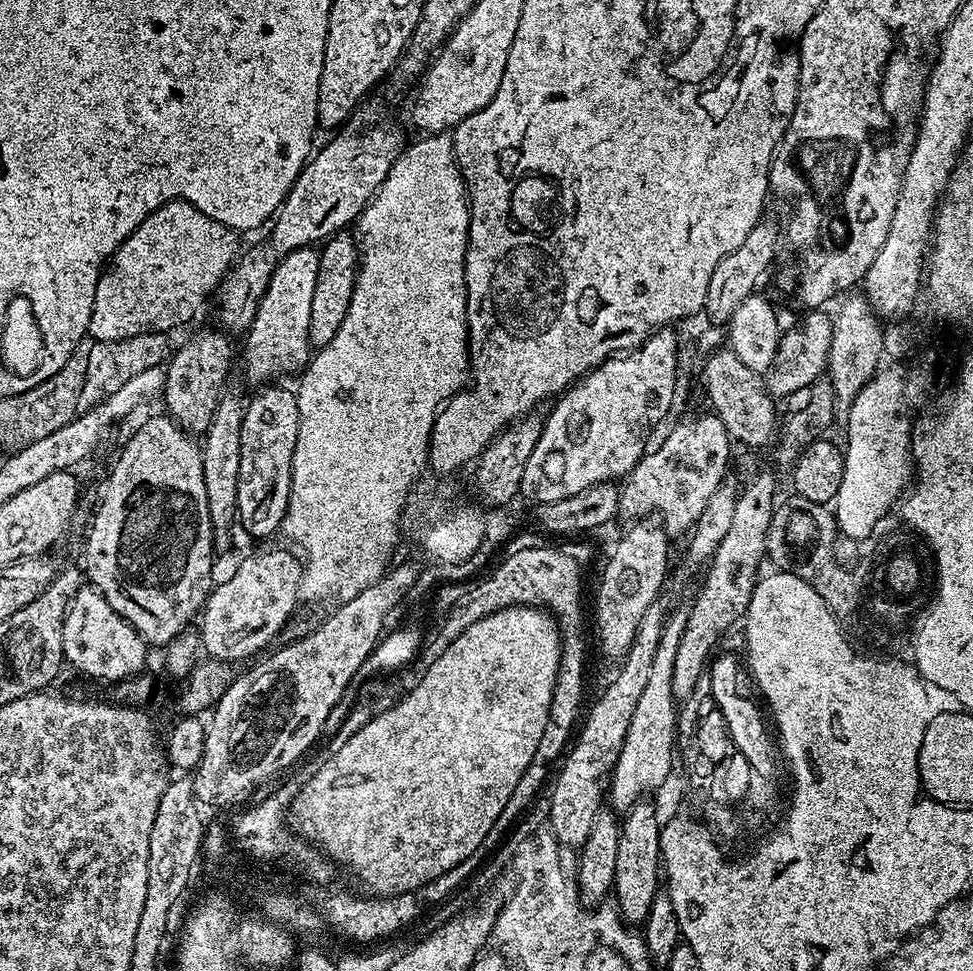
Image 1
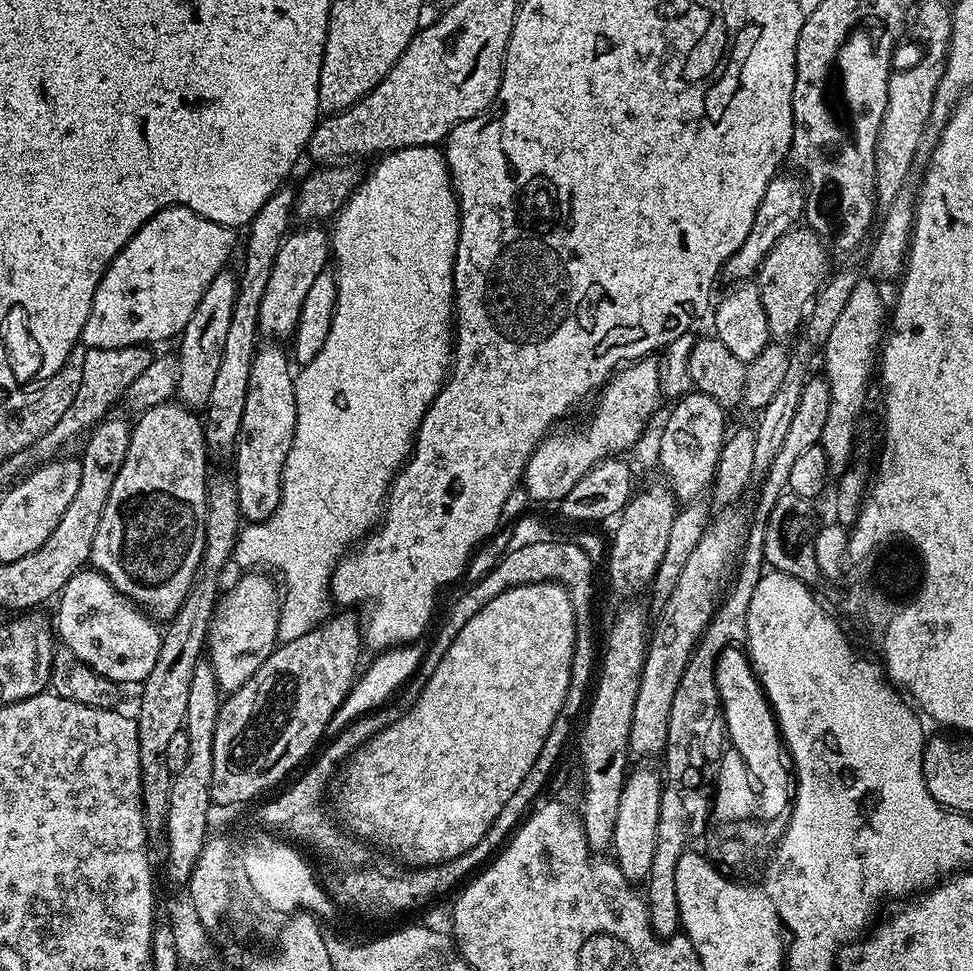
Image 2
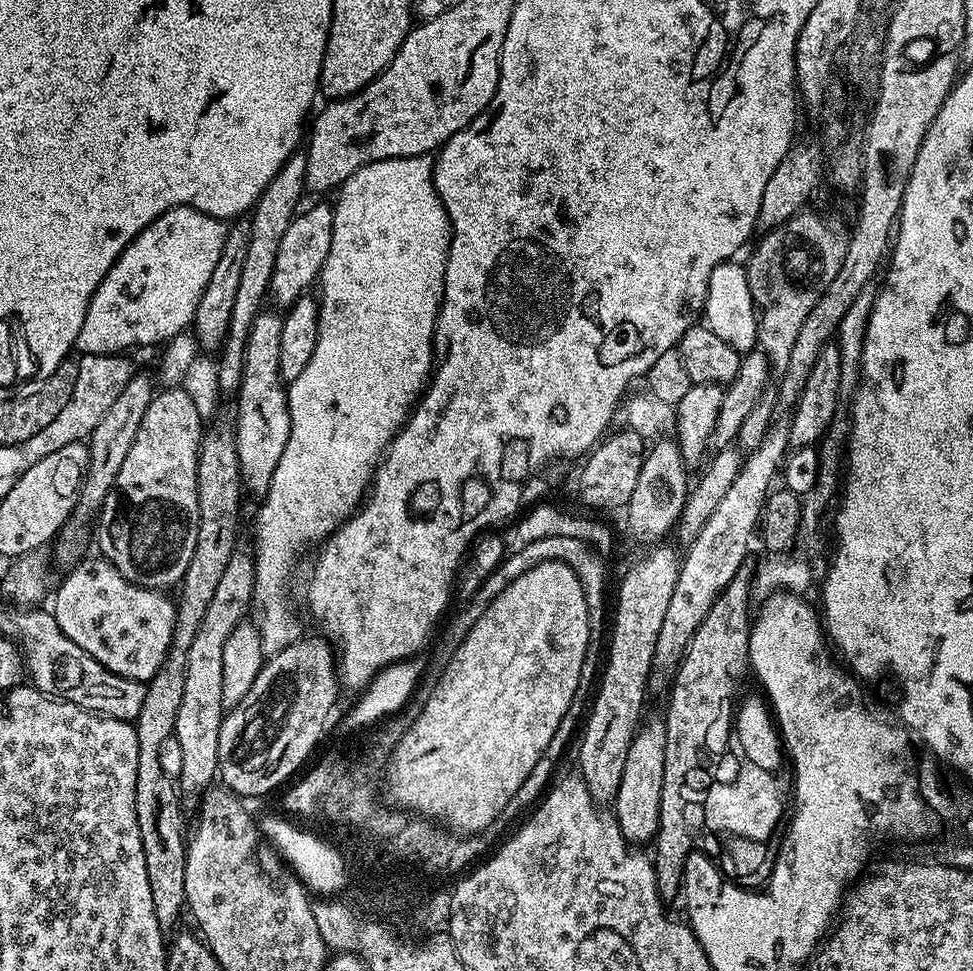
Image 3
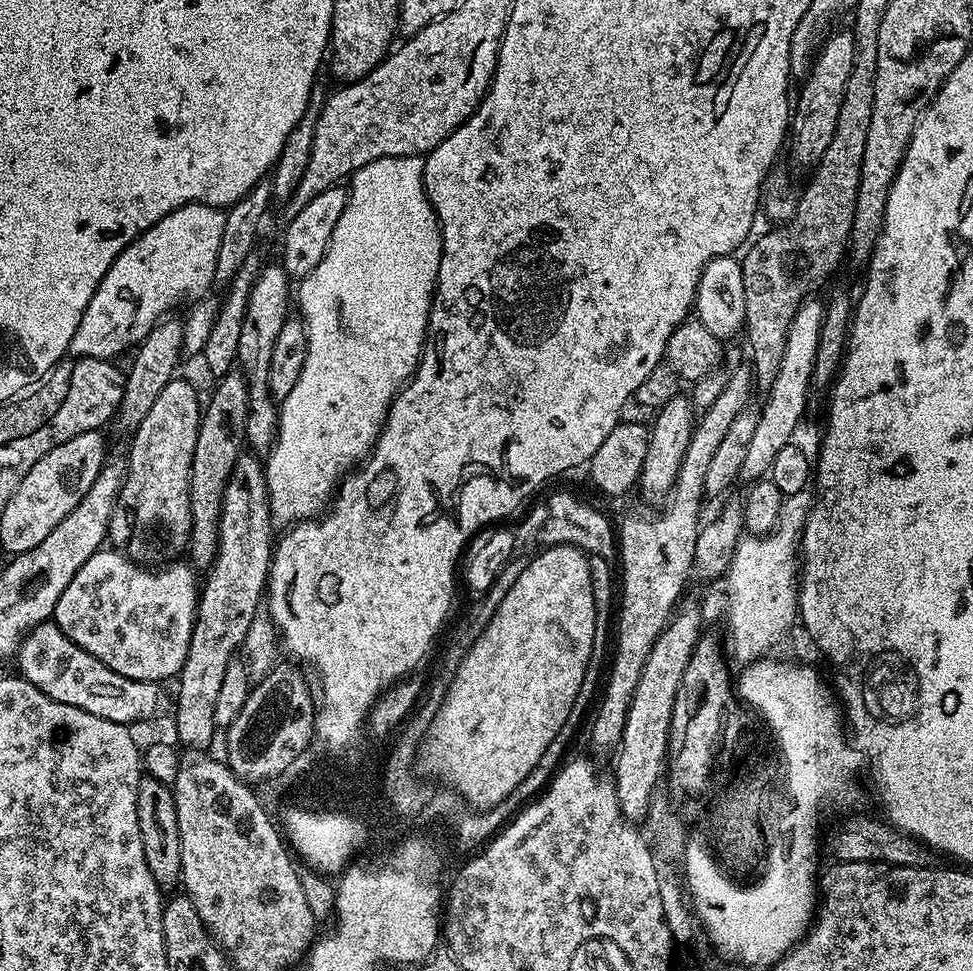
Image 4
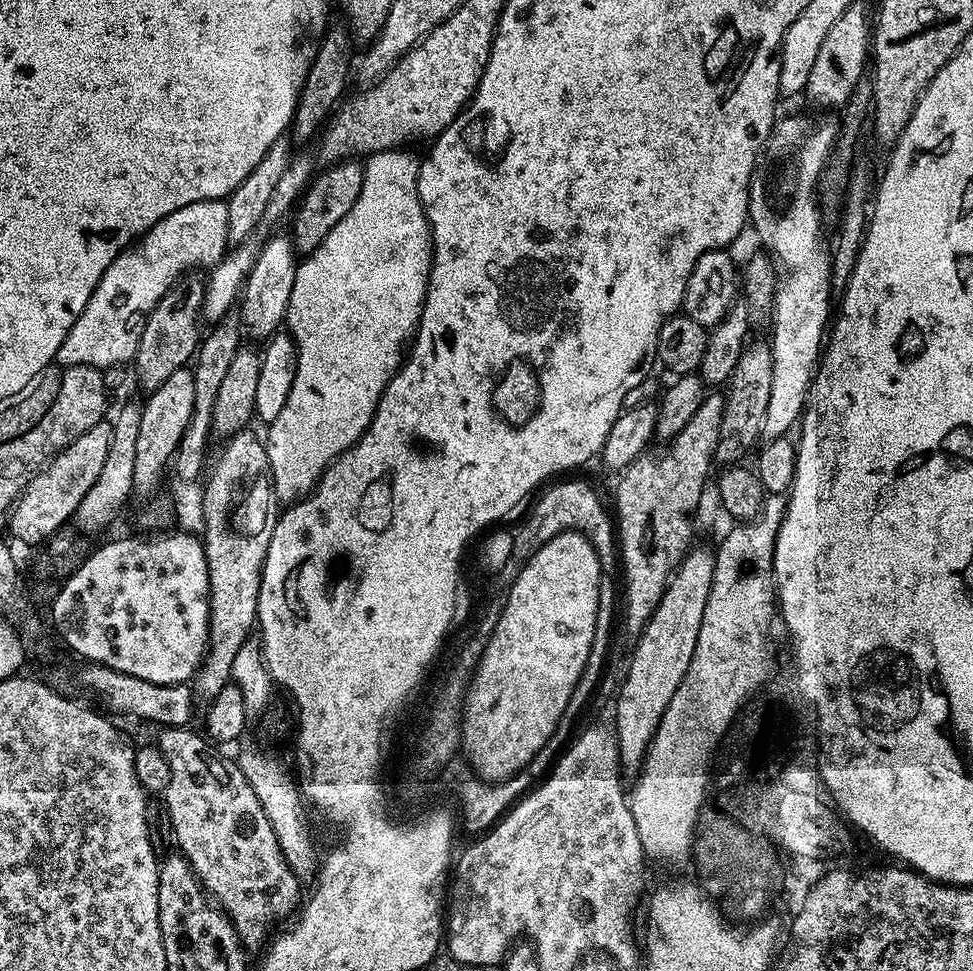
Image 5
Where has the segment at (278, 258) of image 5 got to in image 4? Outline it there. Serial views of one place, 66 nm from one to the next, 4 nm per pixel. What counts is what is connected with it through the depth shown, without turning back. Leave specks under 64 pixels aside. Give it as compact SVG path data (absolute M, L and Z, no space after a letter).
M283 263L268 264L261 272L255 273L252 289L244 307L242 318L242 334L238 338L238 354L236 359L244 376L248 379L248 421L244 431L247 443L253 444L255 451L267 453L276 439L278 423L278 404L268 393L268 371L270 357L274 351L274 341L278 338L278 330L282 330L282 322L290 315L288 309L288 283L290 277Z

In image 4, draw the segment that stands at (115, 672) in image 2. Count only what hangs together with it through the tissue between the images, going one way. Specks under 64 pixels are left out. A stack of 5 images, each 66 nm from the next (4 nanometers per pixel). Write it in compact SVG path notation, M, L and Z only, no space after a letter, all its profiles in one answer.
M108 551L95 552L80 567L78 574L70 578L70 586L66 586L66 590L62 590L62 598L58 598L54 622L66 634L66 638L76 641L82 650L94 654L98 662L110 666L110 670L126 678L164 682L167 676L175 677L186 662L190 638L196 625L197 573L188 562L172 562L149 570L125 556L123 551Z

